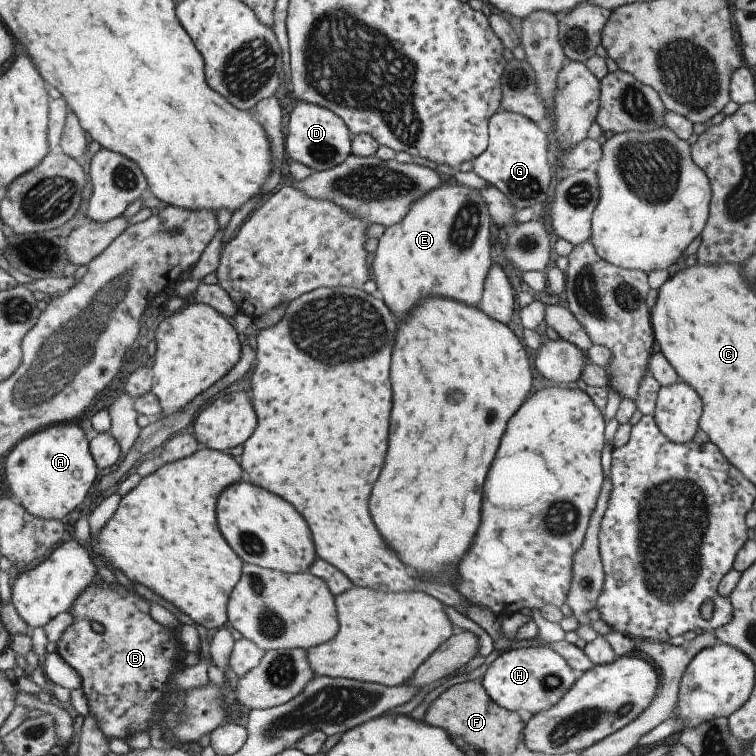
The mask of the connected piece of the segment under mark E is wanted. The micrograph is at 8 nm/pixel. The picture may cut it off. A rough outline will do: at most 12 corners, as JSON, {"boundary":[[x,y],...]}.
{"boundary":[[445,178],[377,238],[381,300],[478,306],[495,230]]}

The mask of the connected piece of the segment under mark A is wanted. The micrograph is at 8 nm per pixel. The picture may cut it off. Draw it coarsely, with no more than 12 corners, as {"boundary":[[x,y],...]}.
{"boundary":[[70,422],[16,441],[3,469],[13,499],[59,520],[97,476]]}

